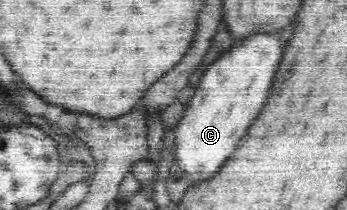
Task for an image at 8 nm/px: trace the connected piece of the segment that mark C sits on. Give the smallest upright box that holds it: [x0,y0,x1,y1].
[173,32,284,180]

